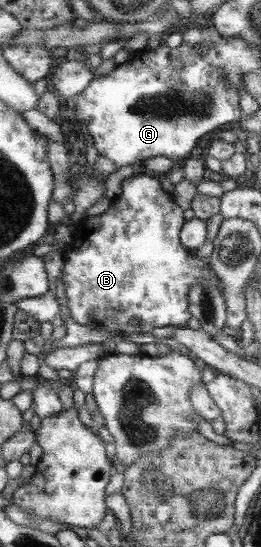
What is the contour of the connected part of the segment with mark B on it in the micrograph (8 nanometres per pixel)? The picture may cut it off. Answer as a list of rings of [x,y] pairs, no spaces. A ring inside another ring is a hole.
[[[146,172],[124,178],[120,185],[121,194],[111,201],[104,213],[93,217],[92,229],[78,236],[76,242],[63,251],[62,280],[71,317],[76,323],[90,327],[94,332],[104,329],[124,334],[146,334],[154,331],[154,327],[186,327],[193,316],[189,309],[191,285],[212,282],[224,294],[223,282],[213,272],[208,260],[194,258],[194,251],[183,245],[181,233],[187,223],[184,209],[174,201],[172,193],[162,189],[162,182]],[[132,317],[140,319],[140,325],[130,324]]]

